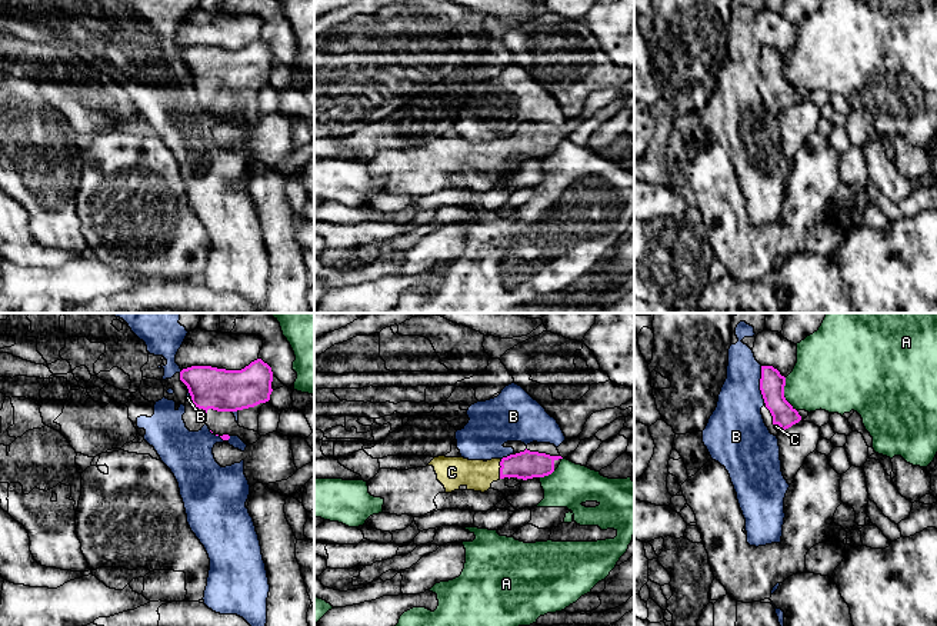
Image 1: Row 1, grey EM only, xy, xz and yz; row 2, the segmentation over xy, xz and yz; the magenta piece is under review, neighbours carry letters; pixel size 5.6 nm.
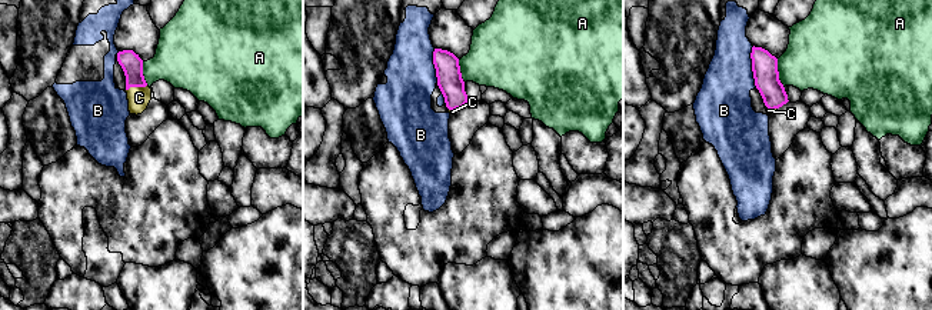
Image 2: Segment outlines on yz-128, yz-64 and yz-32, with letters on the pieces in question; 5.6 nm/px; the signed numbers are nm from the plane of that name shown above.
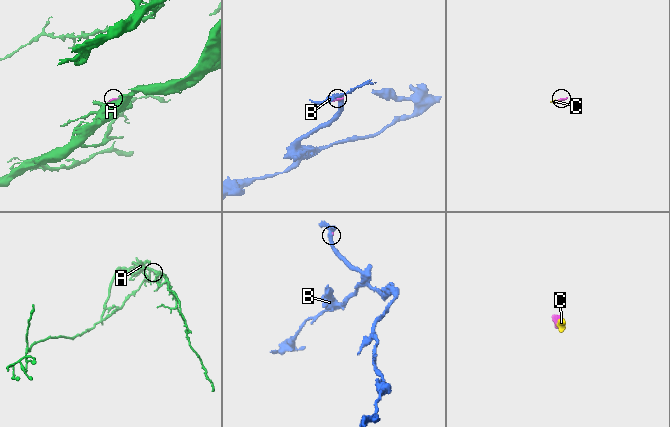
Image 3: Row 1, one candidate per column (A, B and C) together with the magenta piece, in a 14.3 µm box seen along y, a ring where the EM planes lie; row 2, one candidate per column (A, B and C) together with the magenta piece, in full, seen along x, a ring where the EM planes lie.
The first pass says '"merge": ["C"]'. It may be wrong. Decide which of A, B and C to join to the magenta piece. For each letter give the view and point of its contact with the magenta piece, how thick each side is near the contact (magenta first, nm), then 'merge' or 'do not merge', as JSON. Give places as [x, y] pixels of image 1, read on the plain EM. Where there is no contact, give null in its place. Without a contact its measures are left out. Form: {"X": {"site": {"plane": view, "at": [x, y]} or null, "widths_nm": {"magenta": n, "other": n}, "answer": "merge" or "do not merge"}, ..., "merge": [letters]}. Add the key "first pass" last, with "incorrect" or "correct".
{"A": {"site": {"plane": "yz", "at": [783, 75]}, "widths_nm": {"magenta": 140, "other": 360}, "answer": "do not merge"}, "B": {"site": {"plane": "yz", "at": [760, 65]}, "widths_nm": {"magenta": 140, "other": 280}, "answer": "do not merge"}, "C": {"site": {"plane": "xz", "at": [500, 149]}, "widths_nm": {"magenta": 160, "other": 180}, "answer": "merge"}, "merge": ["C"], "first pass": "correct"}

